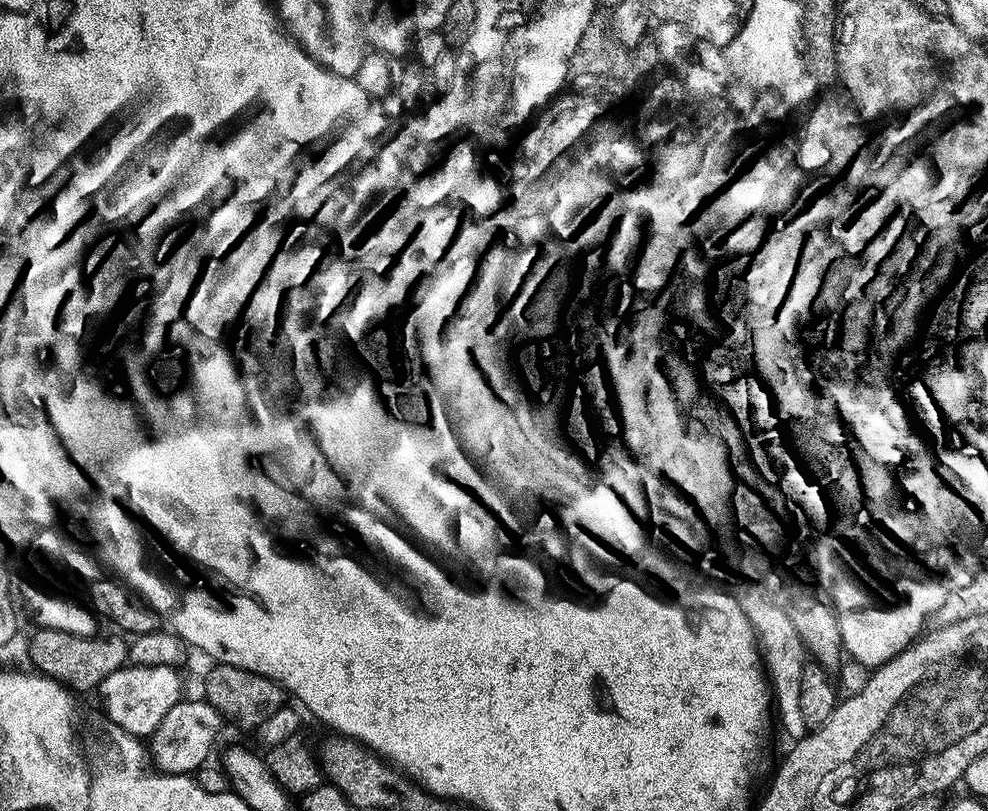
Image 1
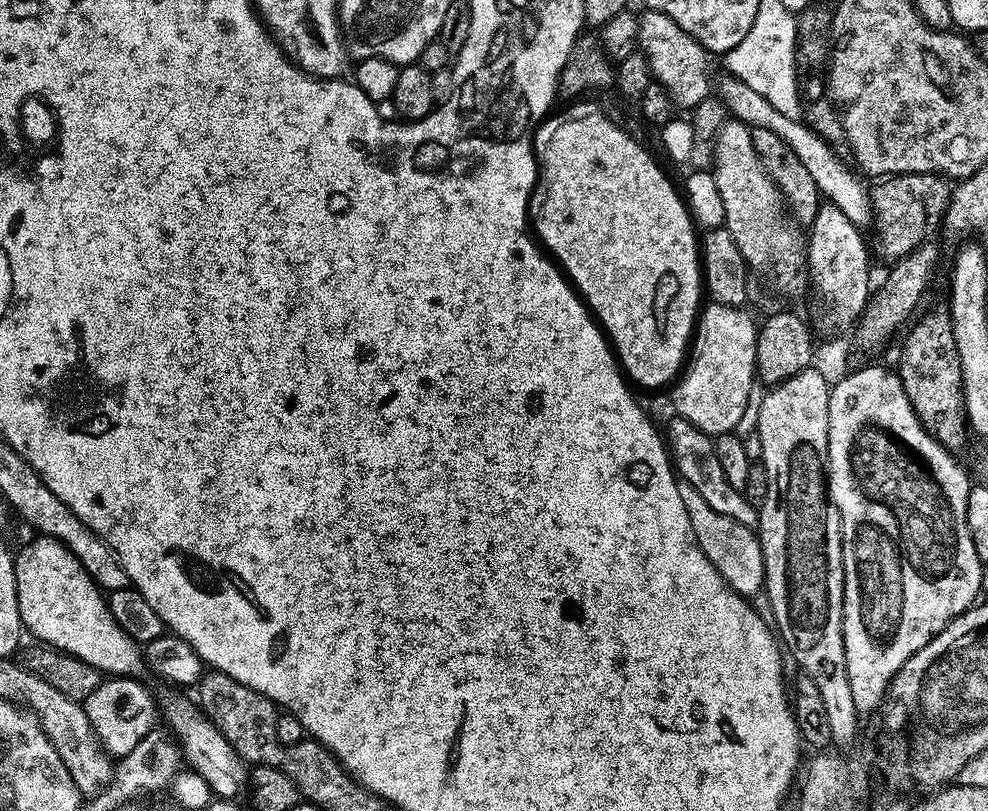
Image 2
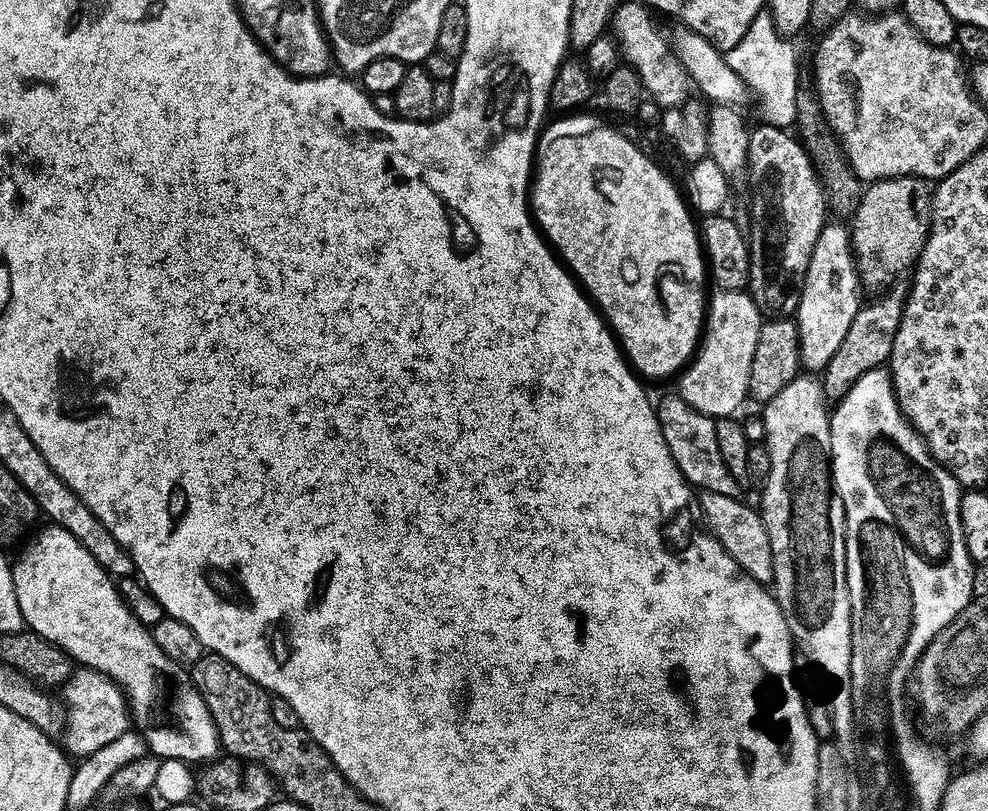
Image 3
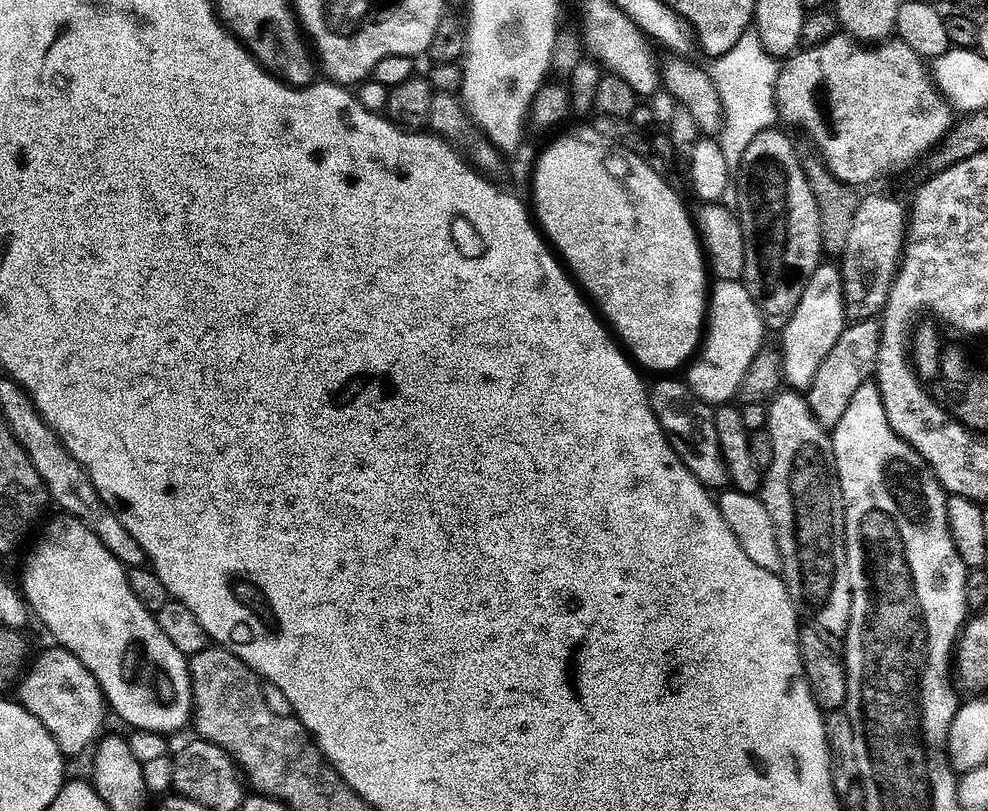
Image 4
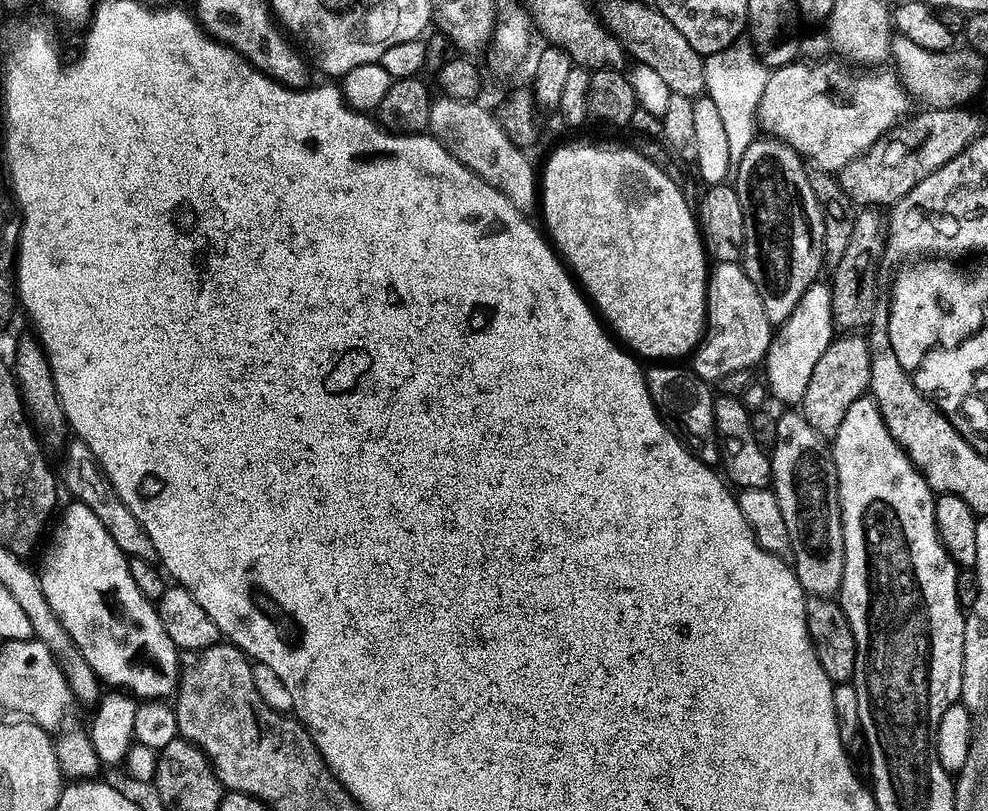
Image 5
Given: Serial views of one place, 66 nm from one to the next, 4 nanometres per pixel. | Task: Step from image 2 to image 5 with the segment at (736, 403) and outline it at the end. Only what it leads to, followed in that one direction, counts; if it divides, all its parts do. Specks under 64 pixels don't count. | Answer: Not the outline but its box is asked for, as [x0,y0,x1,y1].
[694,263,774,384]

